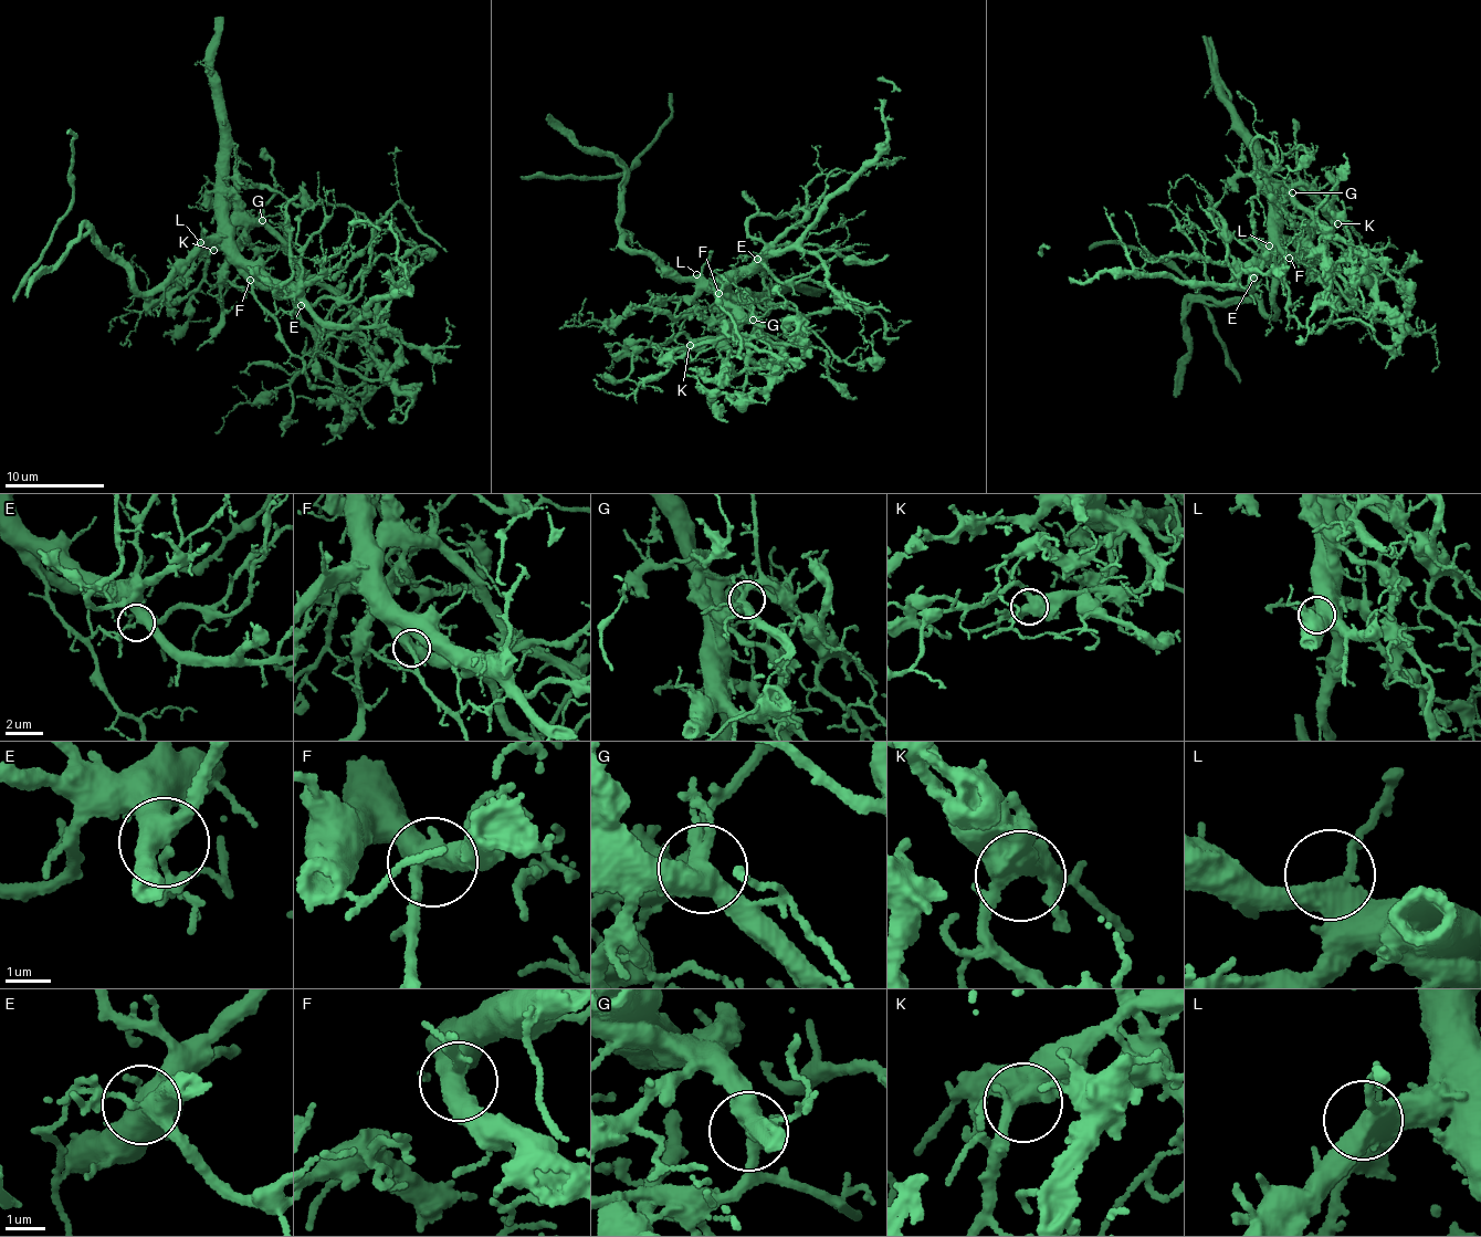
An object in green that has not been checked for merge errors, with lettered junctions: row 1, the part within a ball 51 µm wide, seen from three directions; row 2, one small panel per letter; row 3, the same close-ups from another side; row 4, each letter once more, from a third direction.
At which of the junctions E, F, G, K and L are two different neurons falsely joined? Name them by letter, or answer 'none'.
E

